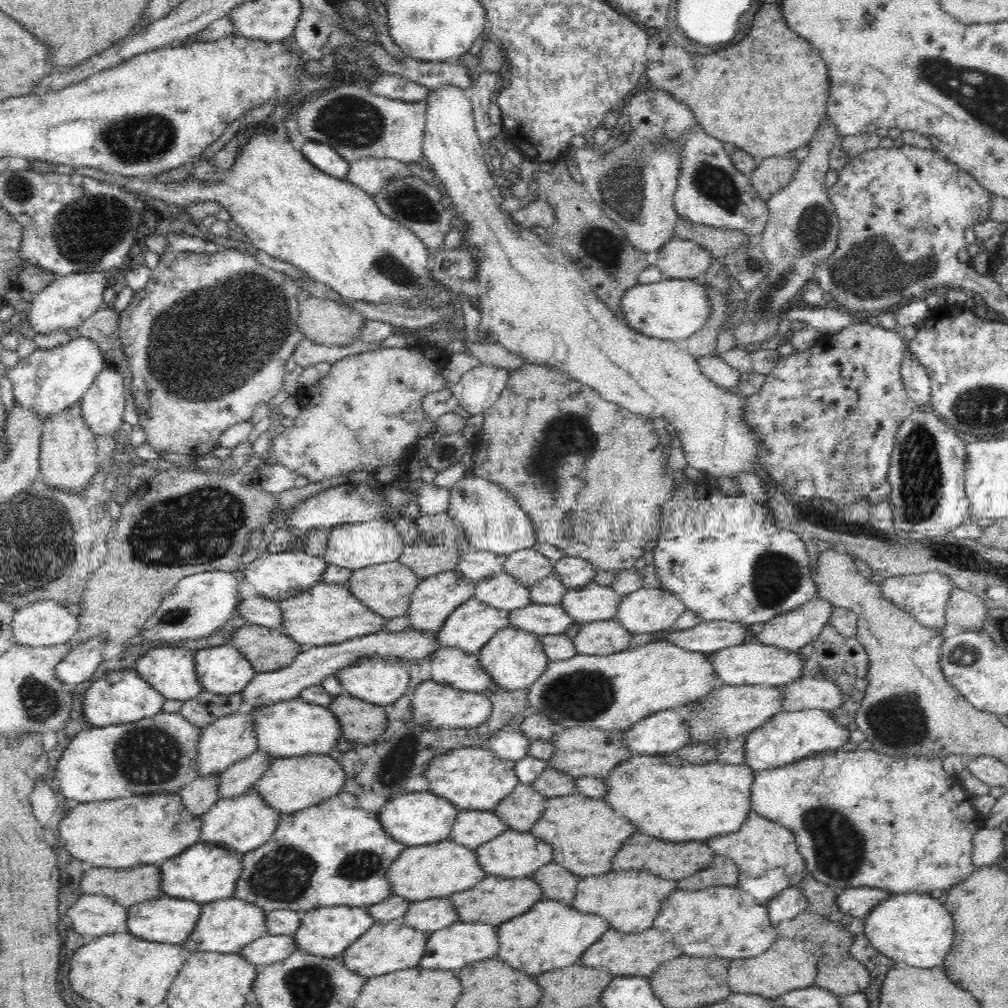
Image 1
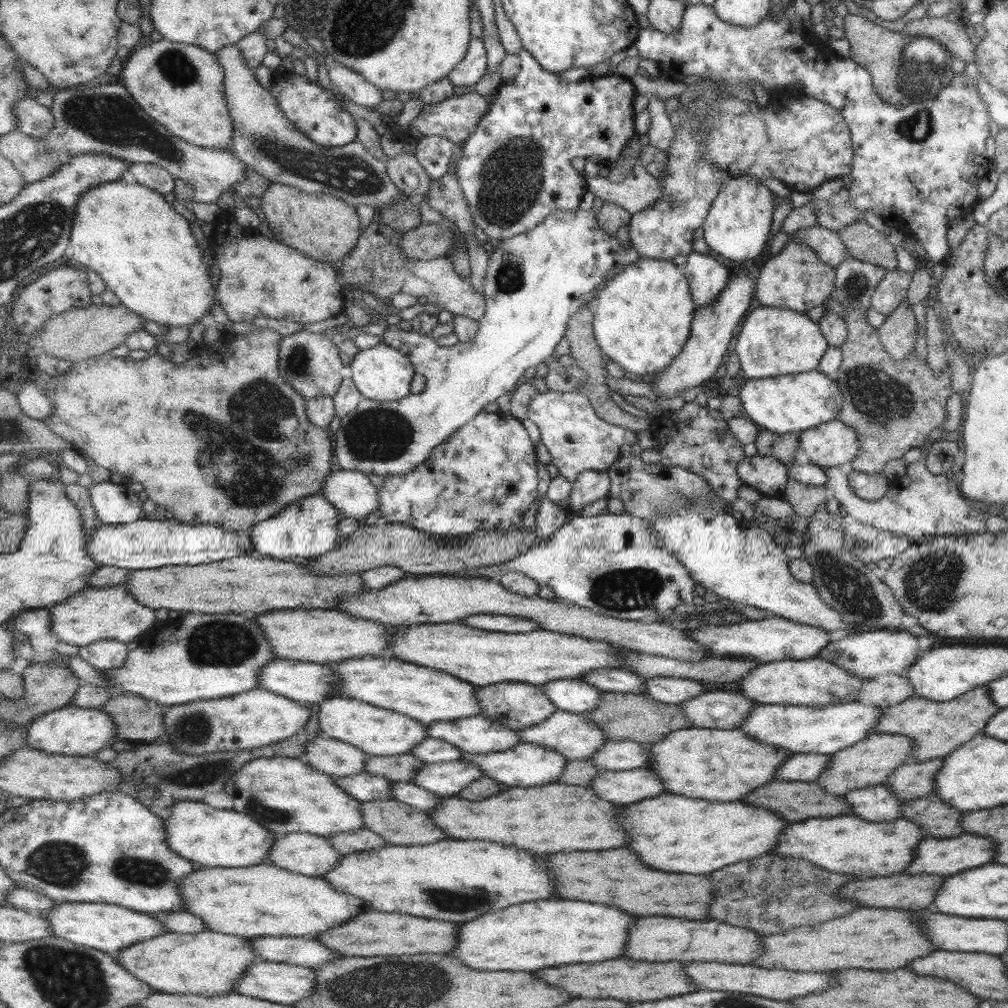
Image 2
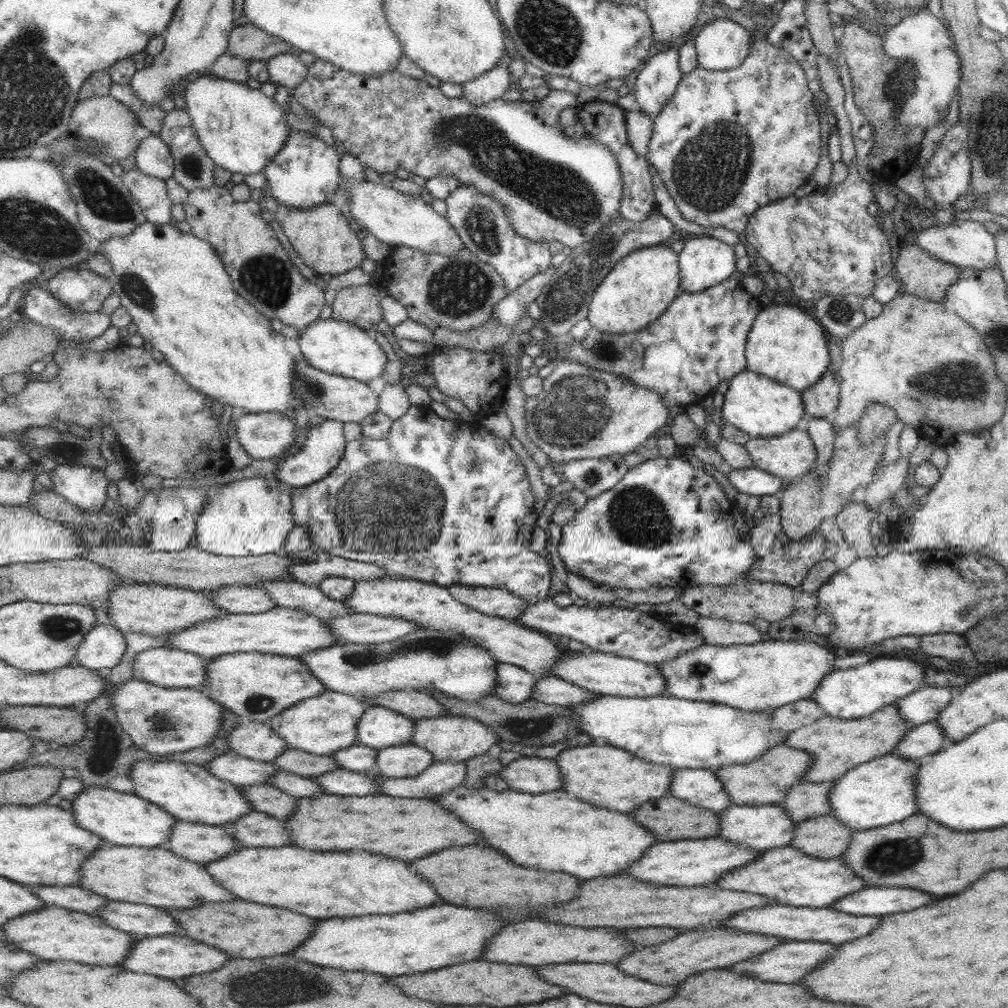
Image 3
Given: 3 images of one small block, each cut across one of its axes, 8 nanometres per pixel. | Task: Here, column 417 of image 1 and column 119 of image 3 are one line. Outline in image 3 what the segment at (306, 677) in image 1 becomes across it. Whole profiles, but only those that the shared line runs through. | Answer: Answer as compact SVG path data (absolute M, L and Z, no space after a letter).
M98 624L78 650L80 664L95 671L116 668L128 650L122 629L114 624Z

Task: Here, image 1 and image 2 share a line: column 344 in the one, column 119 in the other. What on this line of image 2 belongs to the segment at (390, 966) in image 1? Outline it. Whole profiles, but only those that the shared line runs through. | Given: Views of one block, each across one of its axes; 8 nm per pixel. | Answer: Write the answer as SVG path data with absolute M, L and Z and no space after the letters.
M170 932L113 954L122 967L149 982L156 991L170 994L228 996L236 994L237 982L258 964L258 952L244 936L213 932Z

